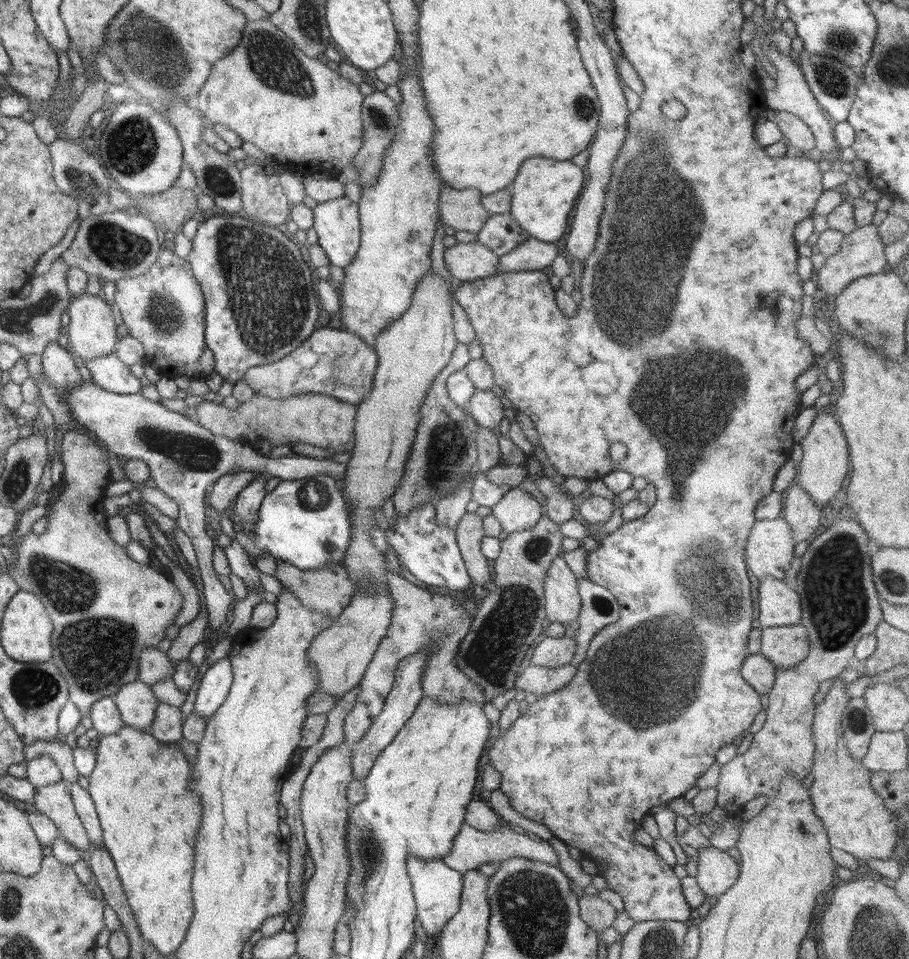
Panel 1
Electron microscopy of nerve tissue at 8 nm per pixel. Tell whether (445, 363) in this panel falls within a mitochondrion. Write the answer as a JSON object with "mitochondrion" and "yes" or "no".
{"mitochondrion":"no"}

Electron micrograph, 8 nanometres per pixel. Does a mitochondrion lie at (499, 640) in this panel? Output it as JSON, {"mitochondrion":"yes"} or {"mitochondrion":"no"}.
{"mitochondrion":"yes"}

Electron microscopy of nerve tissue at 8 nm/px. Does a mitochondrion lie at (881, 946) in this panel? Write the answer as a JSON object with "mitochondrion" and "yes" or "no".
{"mitochondrion":"yes"}

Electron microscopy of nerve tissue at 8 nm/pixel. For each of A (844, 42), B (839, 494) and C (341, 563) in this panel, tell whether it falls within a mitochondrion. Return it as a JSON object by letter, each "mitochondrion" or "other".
{"A":"mitochondrion","B":"other","C":"other"}

